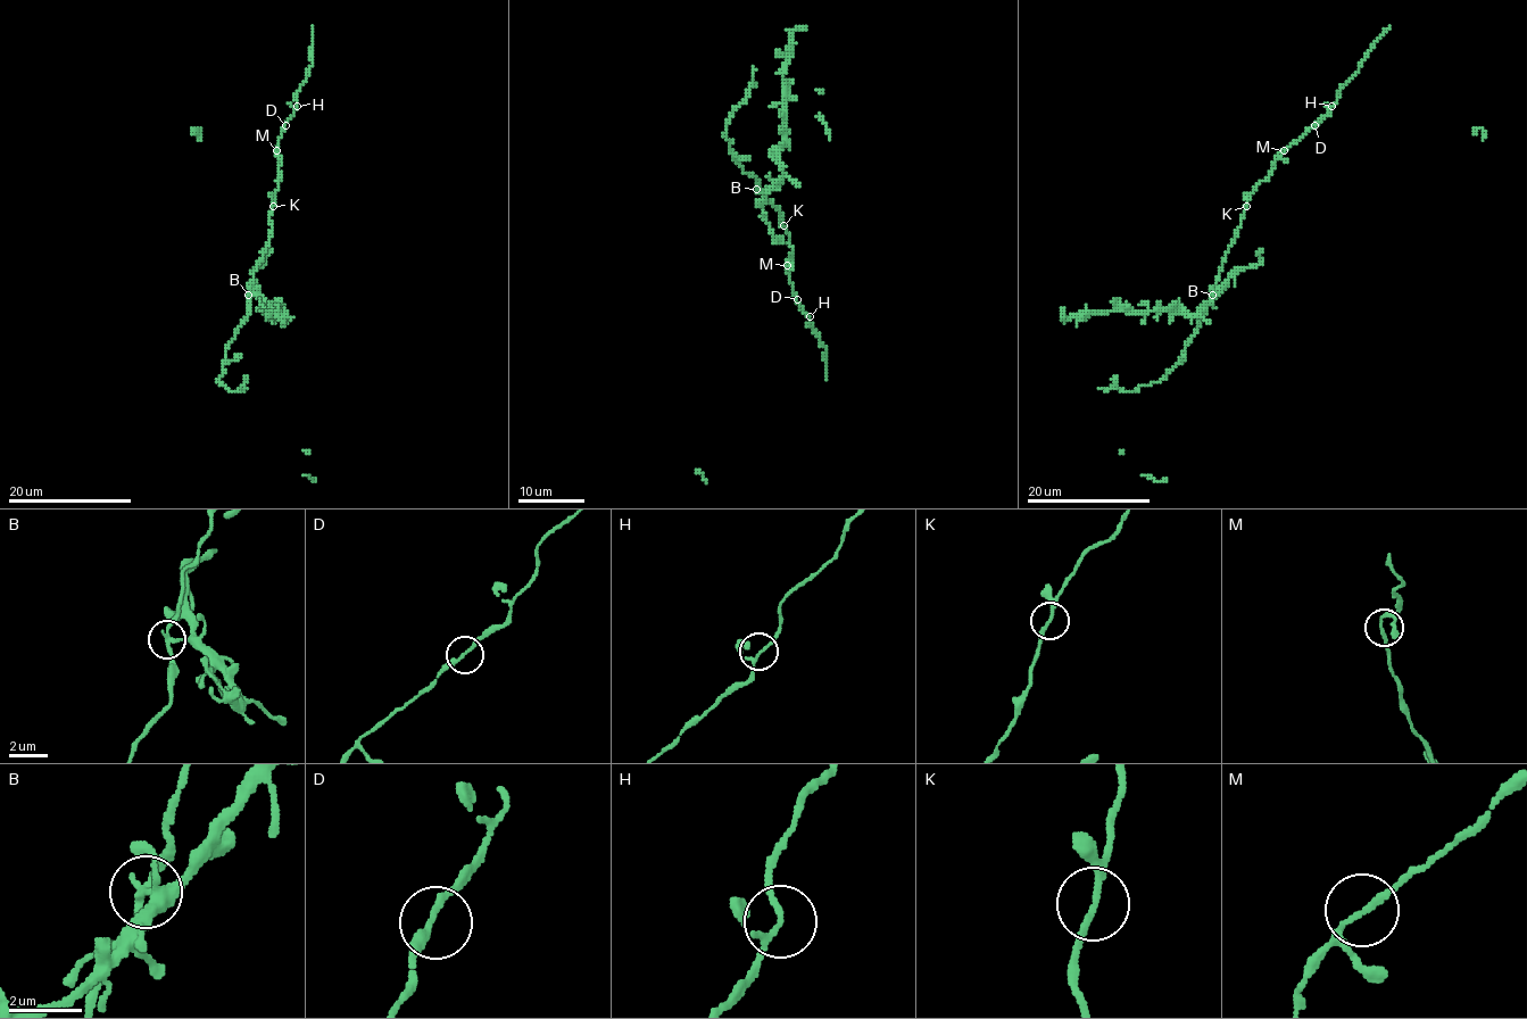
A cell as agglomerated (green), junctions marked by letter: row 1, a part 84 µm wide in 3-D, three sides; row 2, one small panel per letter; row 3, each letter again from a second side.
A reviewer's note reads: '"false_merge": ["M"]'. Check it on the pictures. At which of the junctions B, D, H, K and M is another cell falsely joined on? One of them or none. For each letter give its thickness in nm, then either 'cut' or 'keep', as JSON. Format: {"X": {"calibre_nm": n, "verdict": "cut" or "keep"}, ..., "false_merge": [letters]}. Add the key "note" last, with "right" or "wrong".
{"B": {"calibre_nm": 190, "verdict": "keep"}, "D": {"calibre_nm": 180, "verdict": "keep"}, "H": {"calibre_nm": 130, "verdict": "keep"}, "K": {"calibre_nm": 140, "verdict": "keep"}, "M": {"calibre_nm": 160, "verdict": "keep"}, "false_merge": [], "note": "wrong"}

